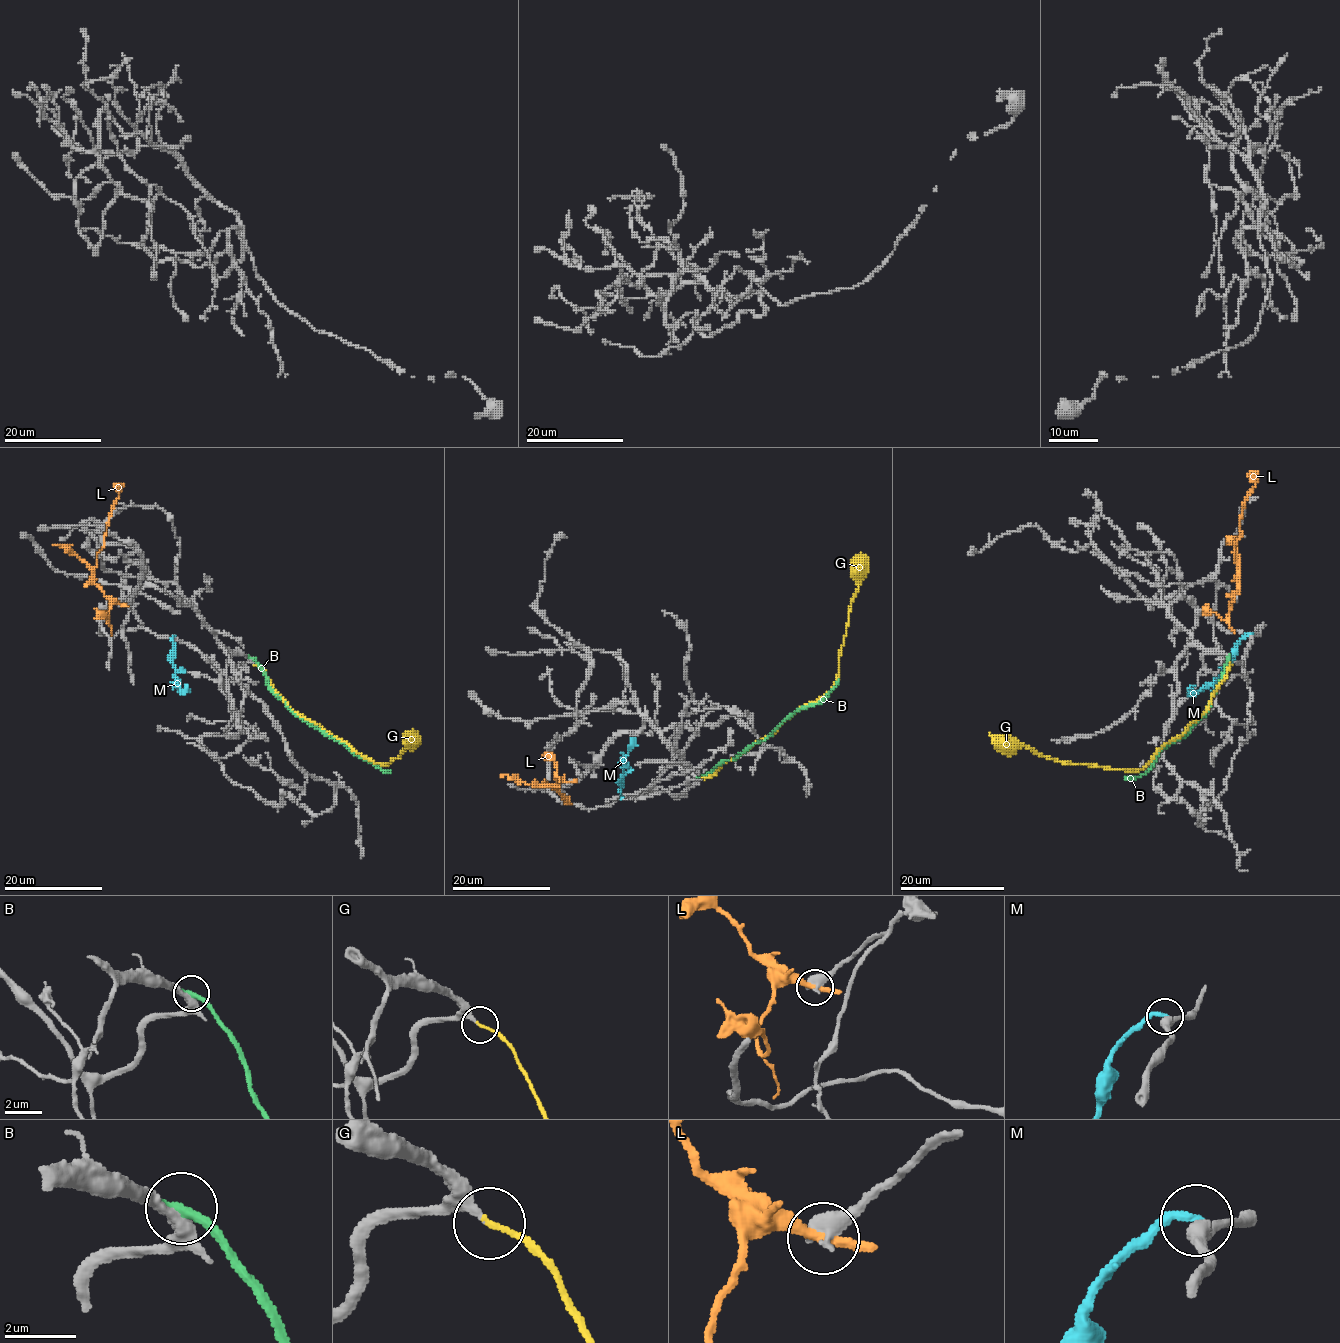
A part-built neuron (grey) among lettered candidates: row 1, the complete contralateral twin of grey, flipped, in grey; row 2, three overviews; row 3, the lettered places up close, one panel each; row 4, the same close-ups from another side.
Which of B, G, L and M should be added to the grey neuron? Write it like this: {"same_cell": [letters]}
{"same_cell": ["G"]}

